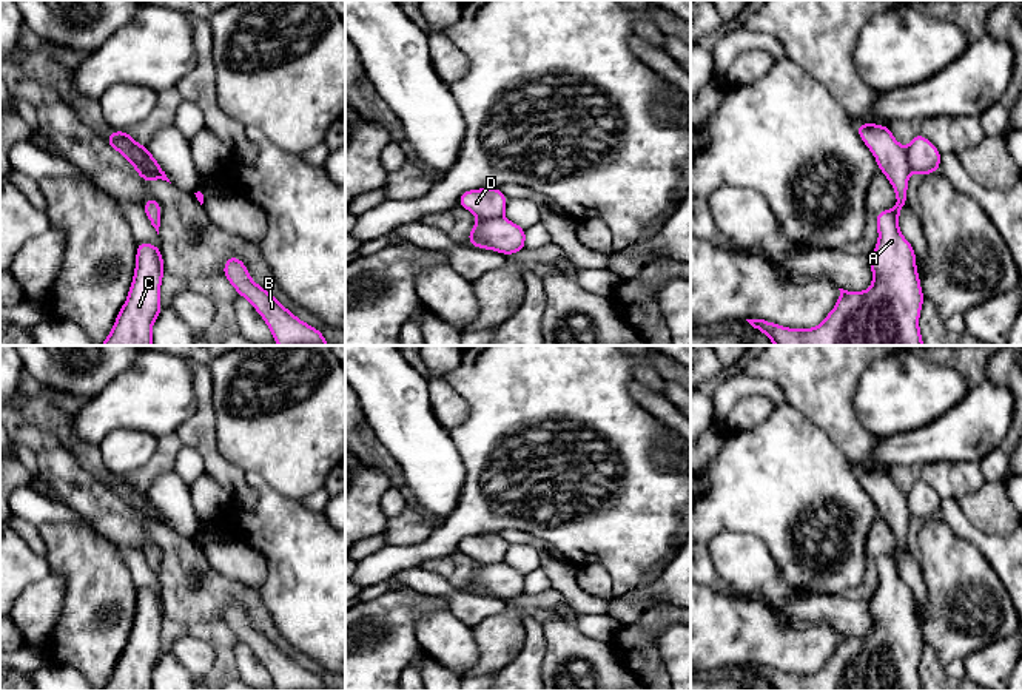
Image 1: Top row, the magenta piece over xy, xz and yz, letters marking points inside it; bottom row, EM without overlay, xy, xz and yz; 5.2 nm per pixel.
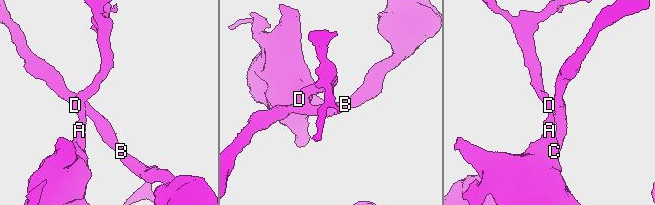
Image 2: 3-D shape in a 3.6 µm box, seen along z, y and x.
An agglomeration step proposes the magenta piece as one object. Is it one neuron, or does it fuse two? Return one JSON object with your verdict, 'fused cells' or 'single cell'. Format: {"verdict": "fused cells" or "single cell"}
{"verdict": "fused cells"}

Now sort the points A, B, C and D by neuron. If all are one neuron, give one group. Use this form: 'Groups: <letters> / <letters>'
Groups: A C D / B

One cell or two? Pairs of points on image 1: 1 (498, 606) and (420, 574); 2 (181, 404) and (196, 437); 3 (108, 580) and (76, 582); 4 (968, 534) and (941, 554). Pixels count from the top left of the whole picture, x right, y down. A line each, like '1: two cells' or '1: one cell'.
1: one cell
2: two cells
3: one cell
4: two cells

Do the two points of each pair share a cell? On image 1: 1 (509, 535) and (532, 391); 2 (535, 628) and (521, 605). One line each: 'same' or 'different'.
1: different
2: different

